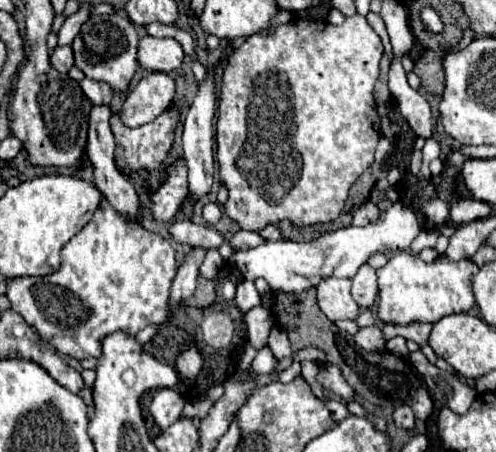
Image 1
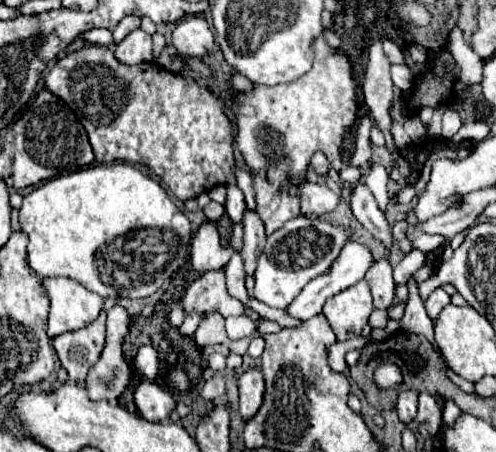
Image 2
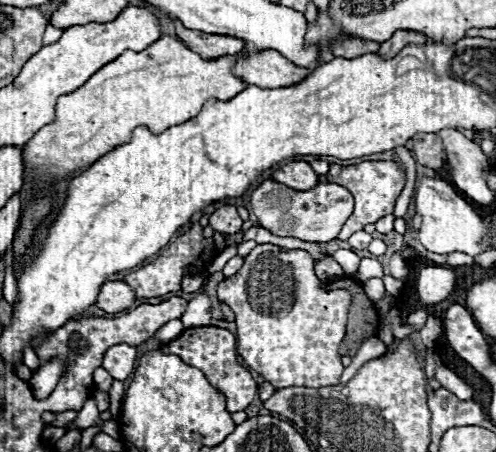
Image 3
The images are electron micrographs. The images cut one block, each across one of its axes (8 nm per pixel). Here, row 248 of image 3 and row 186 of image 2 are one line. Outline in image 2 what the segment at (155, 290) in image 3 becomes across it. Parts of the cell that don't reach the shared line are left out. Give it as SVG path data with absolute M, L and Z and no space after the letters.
M92 44L60 58L46 76L46 88L52 90L52 94L60 96L76 112L88 132L98 164L144 164L182 202L208 192L216 184L236 182L232 174L232 168L236 164L232 122L224 116L222 102L210 94L208 88L198 86L190 76L168 72L154 62L128 66L118 62L110 48Z

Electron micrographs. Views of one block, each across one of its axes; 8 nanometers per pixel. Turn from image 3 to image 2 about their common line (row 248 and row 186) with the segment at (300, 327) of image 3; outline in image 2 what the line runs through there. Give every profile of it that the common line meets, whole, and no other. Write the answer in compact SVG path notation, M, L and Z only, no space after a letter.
M324 36L314 40L314 54L312 70L294 82L276 86L254 84L248 92L230 96L230 108L238 128L236 146L244 164L250 168L256 212L266 226L266 234L272 234L290 218L300 216L300 196L288 194L286 184L306 182L312 154L324 152L332 168L338 168L338 172L348 166L366 168L372 162L370 130L354 128L358 120L358 86L352 76L350 60L328 46Z

